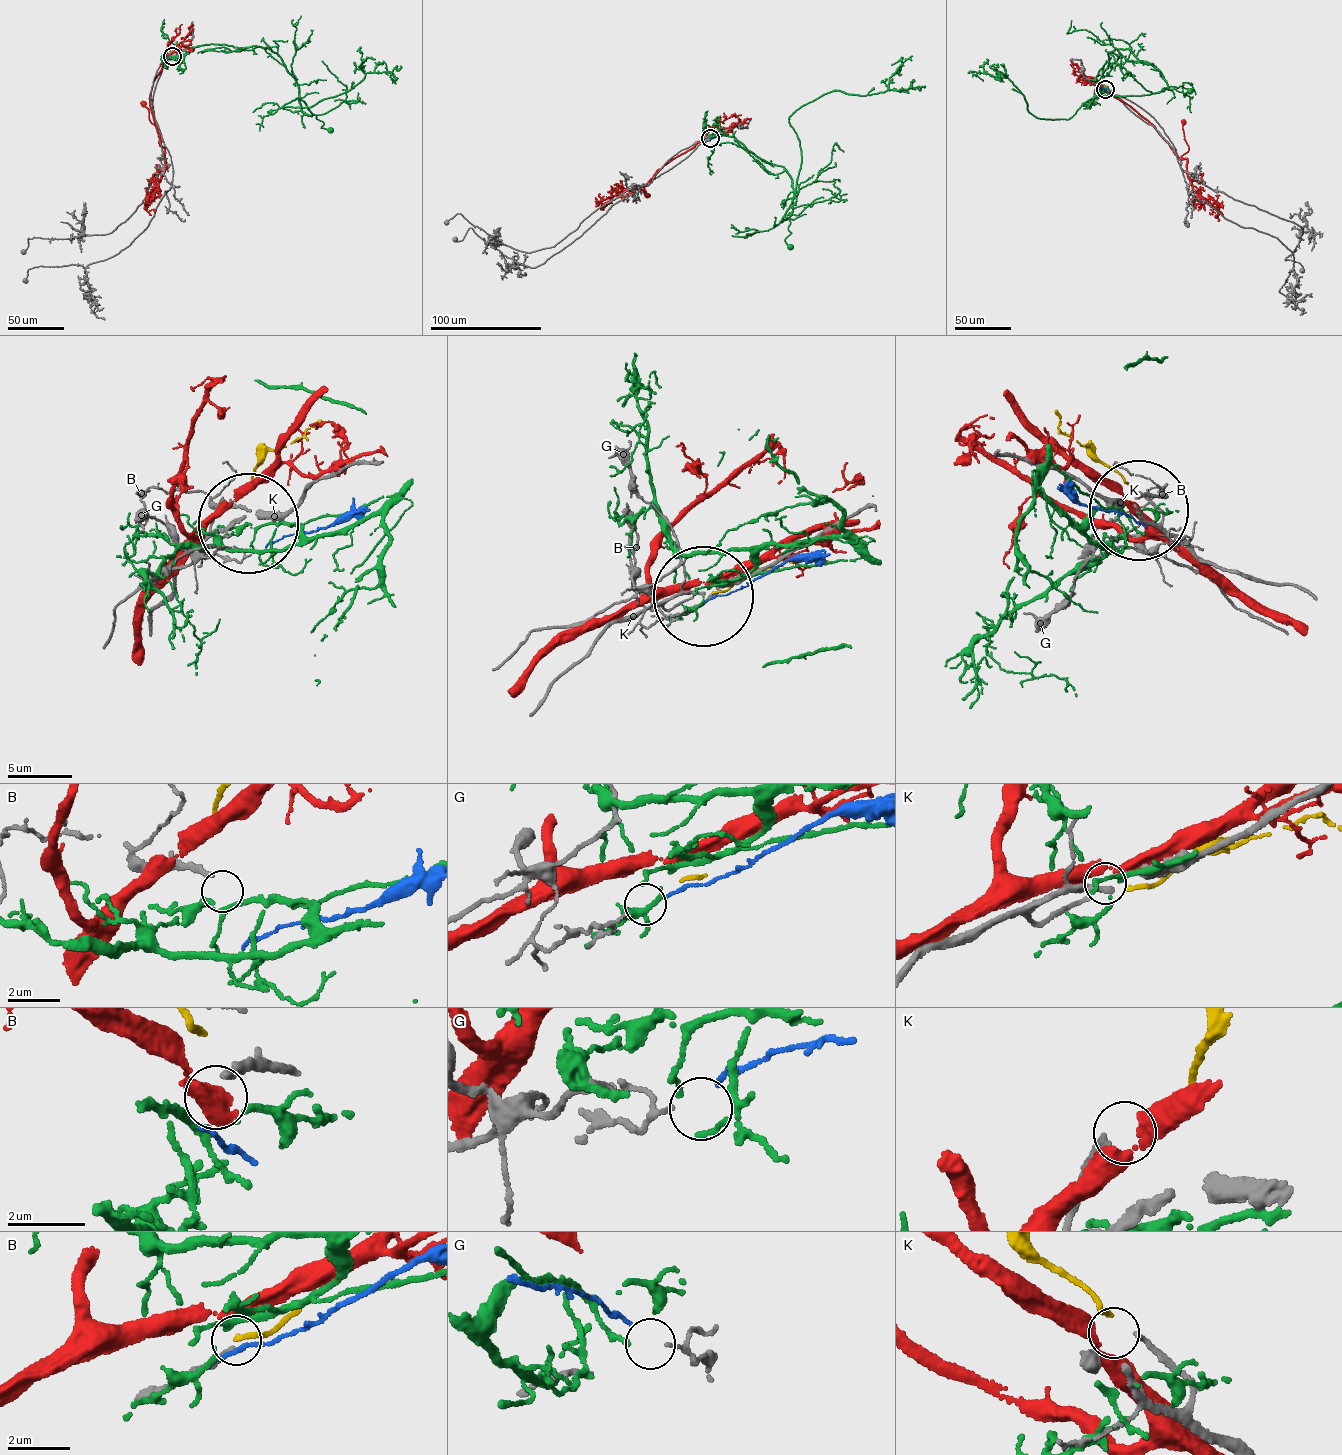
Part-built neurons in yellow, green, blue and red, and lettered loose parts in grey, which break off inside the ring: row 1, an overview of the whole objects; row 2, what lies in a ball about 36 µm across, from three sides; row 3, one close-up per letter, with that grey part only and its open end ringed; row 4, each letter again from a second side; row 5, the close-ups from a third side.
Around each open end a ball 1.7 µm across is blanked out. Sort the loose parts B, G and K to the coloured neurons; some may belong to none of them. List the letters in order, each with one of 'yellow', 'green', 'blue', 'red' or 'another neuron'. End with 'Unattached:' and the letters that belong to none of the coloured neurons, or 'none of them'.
B: another neuron
G: blue
K: yellow
Unattached: B

